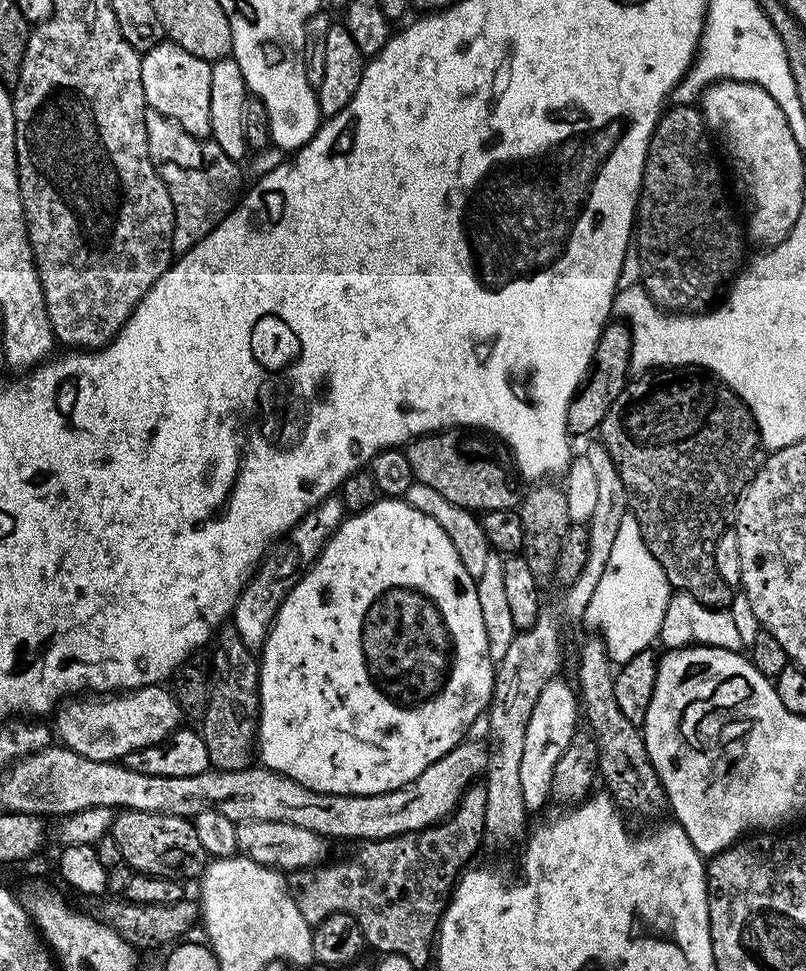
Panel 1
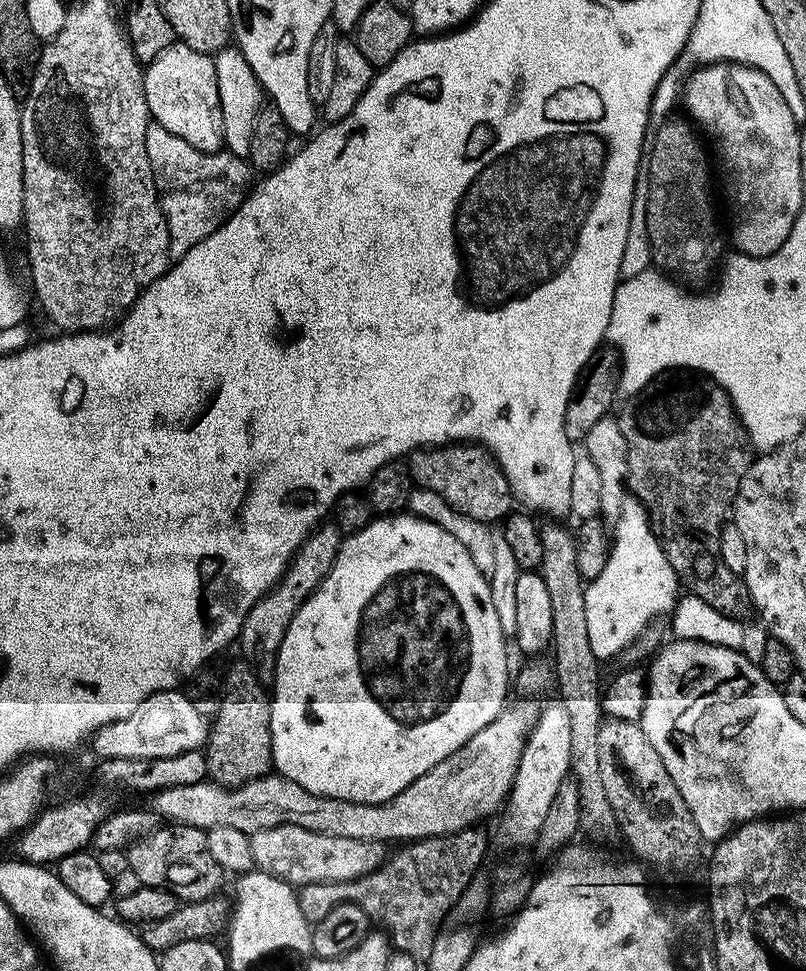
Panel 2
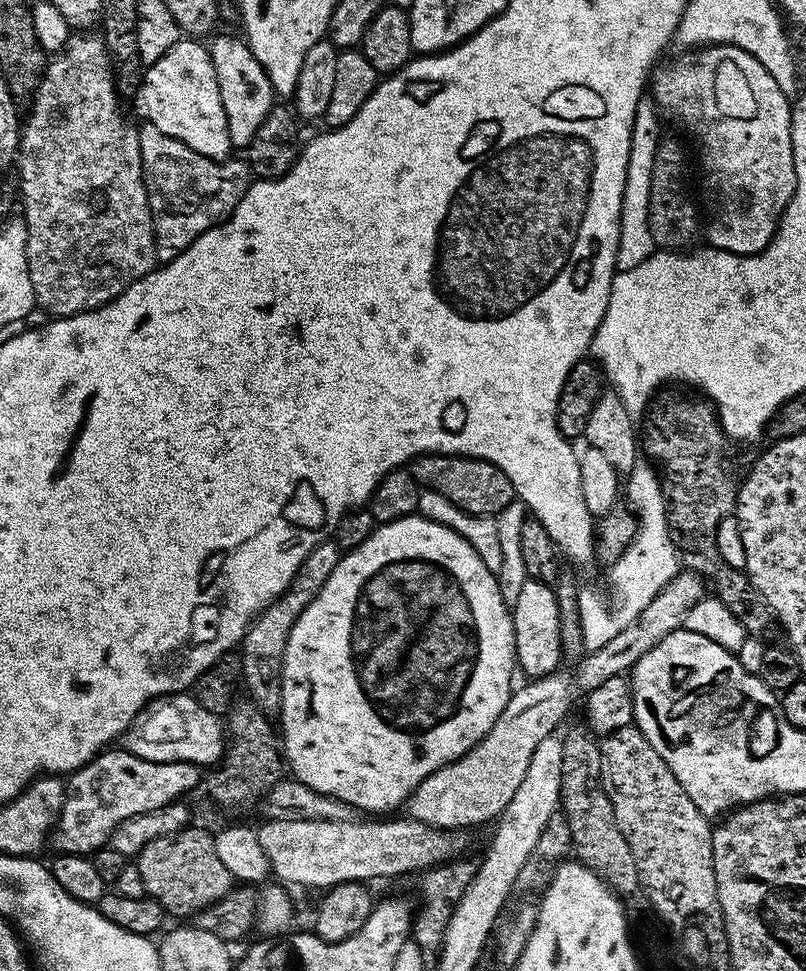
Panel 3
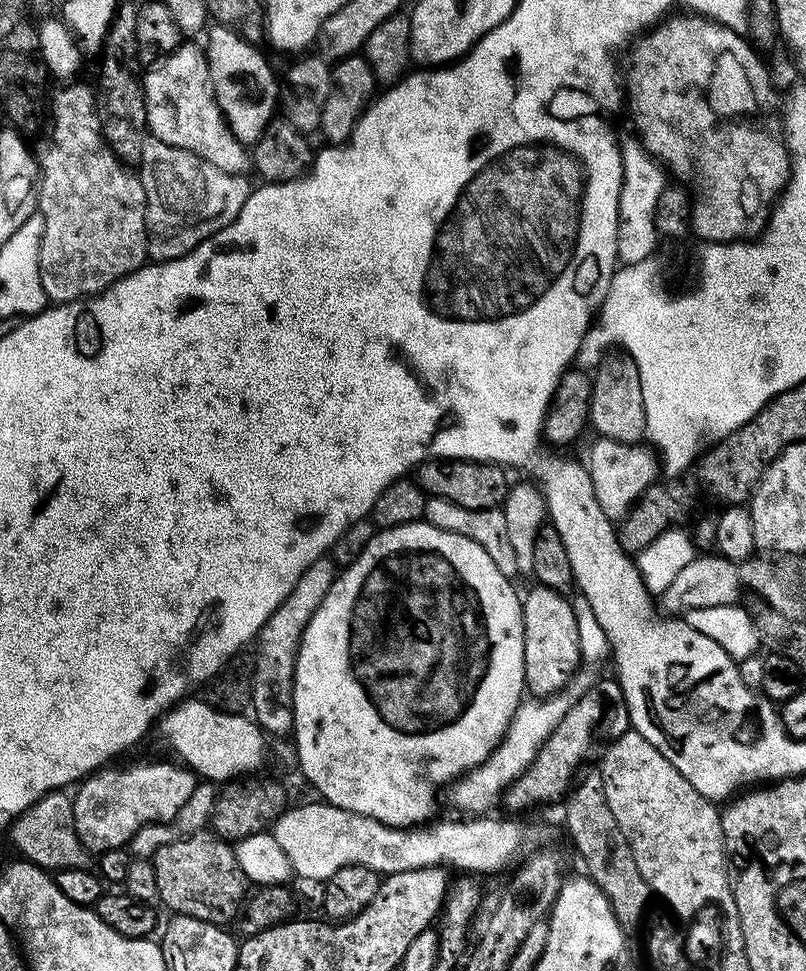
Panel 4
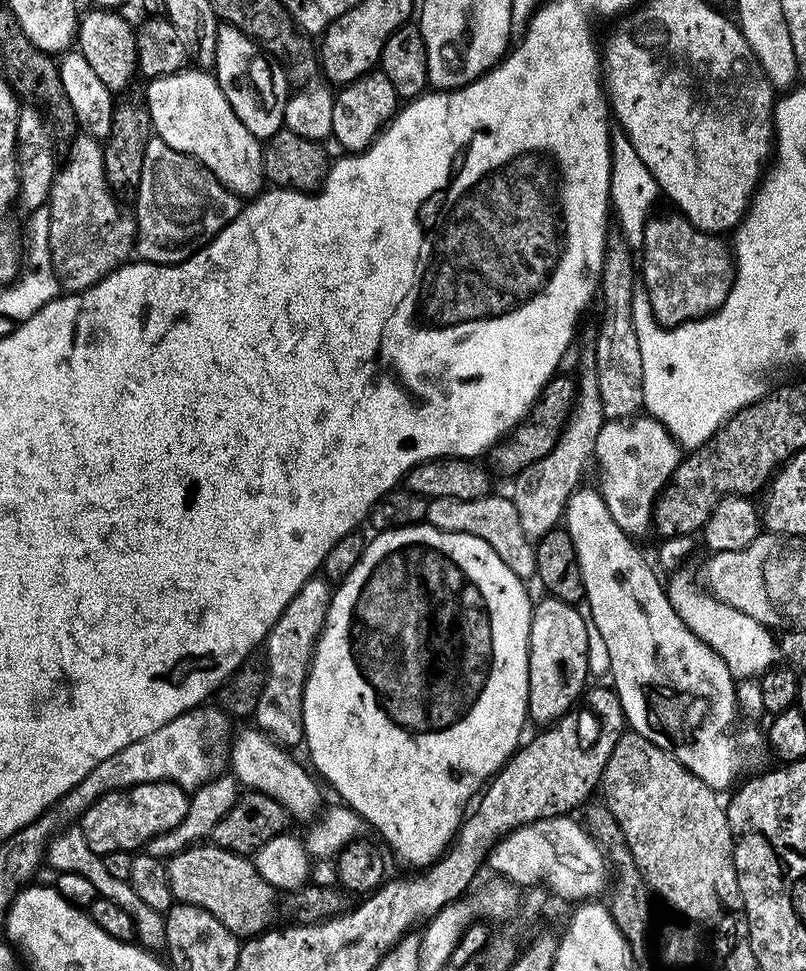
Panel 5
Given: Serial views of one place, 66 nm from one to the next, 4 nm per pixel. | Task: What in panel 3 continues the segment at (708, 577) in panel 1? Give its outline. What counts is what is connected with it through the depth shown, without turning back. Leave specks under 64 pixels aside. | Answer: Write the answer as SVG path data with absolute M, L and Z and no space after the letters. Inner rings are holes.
M672 392L659 396L657 395L651 401L650 411L646 416L648 425L644 428L644 434L642 430L642 440L643 443L644 440L648 443L647 455L653 461L658 462L662 469L663 491L667 500L668 529L671 532L672 541L676 545L683 563L691 571L698 572L705 578L710 577L711 591L712 588L716 591L713 592L715 599L722 601L726 610L730 610L730 614L734 614L734 618L740 620L745 633L752 635L753 632L754 635L760 636L763 632L770 631L772 624L774 628L774 617L771 610L768 609L767 602L749 582L748 573L721 562L716 549L718 526L736 511L738 476L732 473L732 460L728 457L730 437L724 433L724 427L720 425L720 417L716 415L716 406L711 400L707 398L695 400L692 396L675 396Z

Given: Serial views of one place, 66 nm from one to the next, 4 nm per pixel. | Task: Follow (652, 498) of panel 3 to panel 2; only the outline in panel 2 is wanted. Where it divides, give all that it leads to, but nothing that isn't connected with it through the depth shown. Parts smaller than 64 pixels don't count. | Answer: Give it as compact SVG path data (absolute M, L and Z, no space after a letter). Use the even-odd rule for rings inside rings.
M634 494L626 496L614 529L603 570L585 585L583 596L586 634L590 650L598 660L621 655L644 634L644 628L656 615L665 615L675 607L680 592L673 567L652 532L648 509Z

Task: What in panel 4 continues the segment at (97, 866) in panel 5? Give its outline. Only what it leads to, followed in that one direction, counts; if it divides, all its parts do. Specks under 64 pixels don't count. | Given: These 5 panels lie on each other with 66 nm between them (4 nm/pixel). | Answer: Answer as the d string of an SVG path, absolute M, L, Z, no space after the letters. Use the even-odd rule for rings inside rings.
M67 791L48 792L34 806L30 806L7 829L6 835L12 839L19 855L32 864L45 870L61 868L88 868L90 853L82 846L74 830L72 814L72 796Z

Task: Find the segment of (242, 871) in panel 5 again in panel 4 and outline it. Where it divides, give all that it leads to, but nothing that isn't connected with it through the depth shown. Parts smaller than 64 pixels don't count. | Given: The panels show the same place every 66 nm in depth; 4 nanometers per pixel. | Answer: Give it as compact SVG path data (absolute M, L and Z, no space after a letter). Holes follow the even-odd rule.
M201 830L178 842L170 842L170 846L162 846L150 861L159 903L164 903L169 913L177 916L196 916L199 920L216 918L223 908L231 906L232 900L243 901L250 888L236 861L233 845L211 830Z

